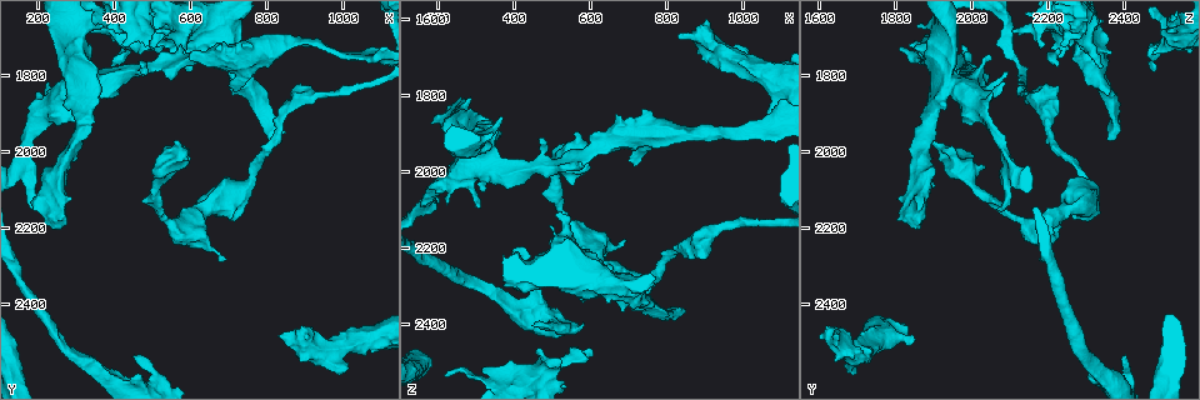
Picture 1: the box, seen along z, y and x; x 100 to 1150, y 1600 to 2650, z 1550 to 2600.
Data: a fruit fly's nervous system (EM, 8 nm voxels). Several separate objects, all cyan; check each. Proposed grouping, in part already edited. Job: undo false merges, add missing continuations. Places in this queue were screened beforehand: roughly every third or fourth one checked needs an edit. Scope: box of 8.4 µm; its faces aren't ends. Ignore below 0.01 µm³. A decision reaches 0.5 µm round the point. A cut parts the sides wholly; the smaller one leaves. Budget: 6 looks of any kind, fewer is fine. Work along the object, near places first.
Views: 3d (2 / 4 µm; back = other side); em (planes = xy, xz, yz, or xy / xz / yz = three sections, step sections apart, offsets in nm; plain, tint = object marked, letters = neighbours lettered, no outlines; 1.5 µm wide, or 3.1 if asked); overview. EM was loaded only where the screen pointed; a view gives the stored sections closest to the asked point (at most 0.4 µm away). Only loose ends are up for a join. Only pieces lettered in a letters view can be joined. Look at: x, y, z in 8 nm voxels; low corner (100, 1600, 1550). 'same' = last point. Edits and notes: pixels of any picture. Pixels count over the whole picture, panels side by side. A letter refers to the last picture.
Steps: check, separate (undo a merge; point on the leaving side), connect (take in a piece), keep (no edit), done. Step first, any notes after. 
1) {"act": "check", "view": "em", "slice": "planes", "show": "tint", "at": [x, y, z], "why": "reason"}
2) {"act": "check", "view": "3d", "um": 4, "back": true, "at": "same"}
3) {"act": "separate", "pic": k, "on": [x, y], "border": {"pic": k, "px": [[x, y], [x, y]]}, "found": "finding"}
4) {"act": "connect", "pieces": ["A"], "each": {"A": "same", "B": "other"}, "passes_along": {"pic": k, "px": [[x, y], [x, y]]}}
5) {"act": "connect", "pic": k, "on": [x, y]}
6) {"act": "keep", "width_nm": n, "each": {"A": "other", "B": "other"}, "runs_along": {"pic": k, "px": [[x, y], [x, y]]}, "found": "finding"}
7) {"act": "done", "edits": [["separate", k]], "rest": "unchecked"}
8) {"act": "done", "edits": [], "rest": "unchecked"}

{"act": "check", "view": "em", "slice": "yz", "step": 4, "show": "letters", "at": [840, 2485, 1650], "why": "branch stops here"}

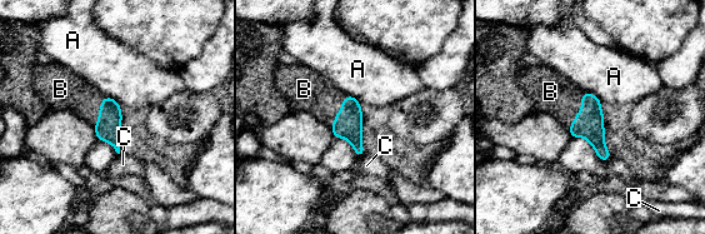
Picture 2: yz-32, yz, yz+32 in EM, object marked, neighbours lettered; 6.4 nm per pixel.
{"act": "connect", "pieces": ["B"], "each": {"A": "other", "B": "same", "C": "other"}, "passes_along": {"pic": 2, "px": [[589, 123], [580, 111], [550, 91]]}, "found": "the cell continues"}

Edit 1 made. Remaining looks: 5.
{"act": "check", "view": "3d", "um": 2, "at": [810, 1970, 2365], "why": "end of a long branch"}

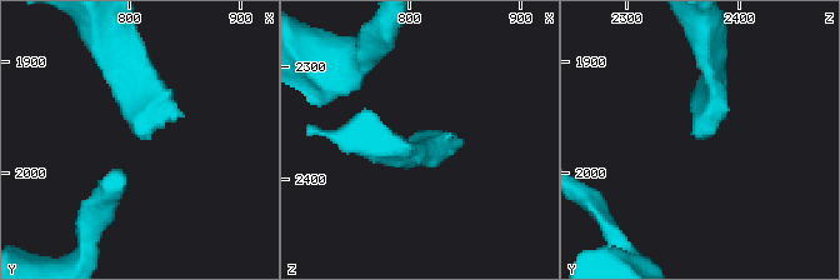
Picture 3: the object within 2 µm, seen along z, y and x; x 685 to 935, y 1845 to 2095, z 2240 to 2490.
{"act": "check", "view": "em", "slice": "xz", "step": 8, "show": "letters", "at": [820, 1970, 2364]}

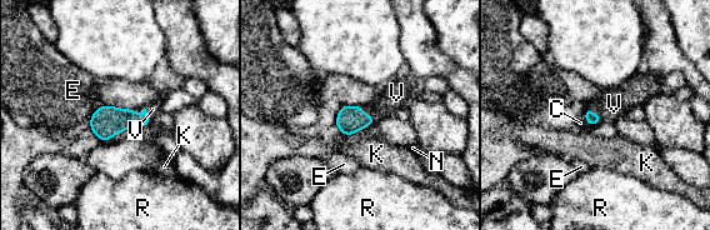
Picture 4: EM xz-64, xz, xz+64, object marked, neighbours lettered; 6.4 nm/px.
{"act": "check", "view": "em", "slice": "planes", "show": "letters", "at": "same", "why": "another direction"}

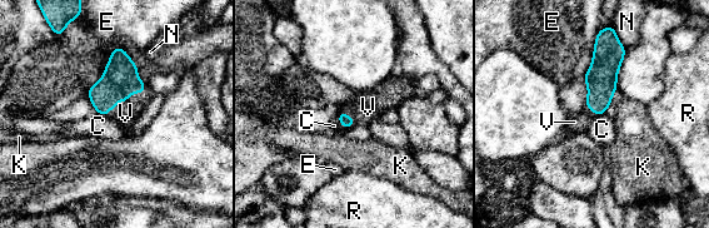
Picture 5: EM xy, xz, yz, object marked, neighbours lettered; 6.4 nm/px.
{"act": "connect", "pieces": ["V"], "each": {"C": "other", "E": "other", "K": "other", "N": "other", "R": "other", "V": "same"}, "passes_along": {"pic": 5, "px": [[120, 78], [126, 100], [125, 113]]}, "found": "it goes on there"}

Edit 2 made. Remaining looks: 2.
{"act": "check", "view": "em", "slice": "planes", "show": "plain", "at": [600, 1785, 2465], "why": "thin end"}

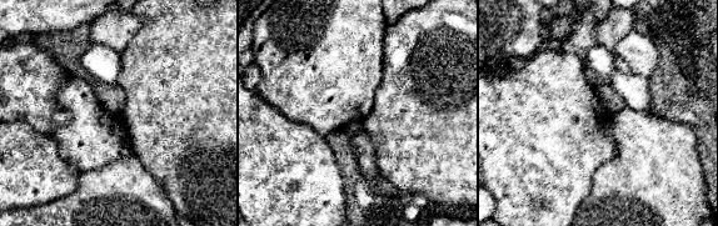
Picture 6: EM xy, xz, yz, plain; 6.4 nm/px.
{"act": "check", "view": "em", "slice": "planes", "show": "letters", "at": "same"}

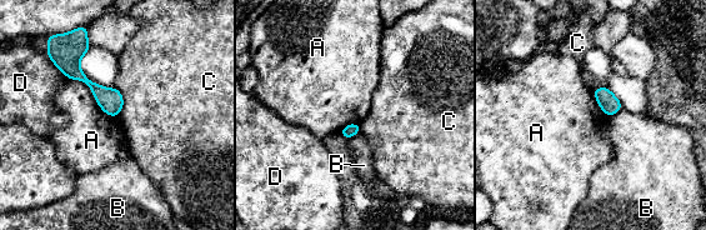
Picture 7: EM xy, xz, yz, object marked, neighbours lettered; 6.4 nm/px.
{"act": "keep", "width_nm": 80, "longest_contact_nm": ["A", 420], "each": {"A": "other", "B": "other", "C": "other", "D": "other"}, "found": "none of them fits"}

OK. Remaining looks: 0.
{"act": "done", "edits": [["connect", 2], ["connect", 5]], "rest": "unchecked"}

